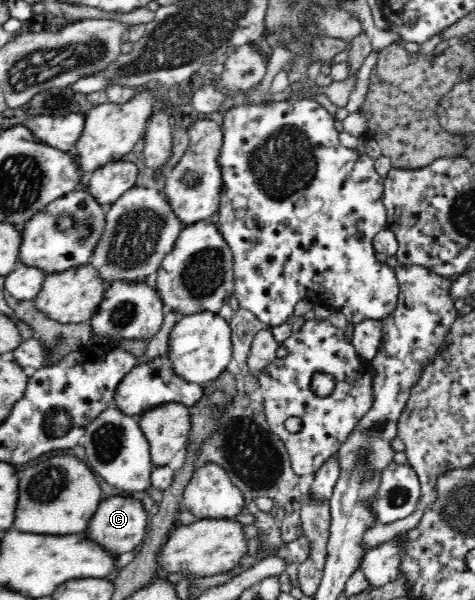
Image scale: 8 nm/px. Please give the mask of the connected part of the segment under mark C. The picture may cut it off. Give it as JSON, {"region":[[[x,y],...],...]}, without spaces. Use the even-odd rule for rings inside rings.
{"region":[[[129,494],[126,496],[113,495],[102,500],[92,519],[93,523],[89,523],[89,529],[85,529],[85,533],[93,535],[95,541],[105,543],[103,546],[113,552],[119,552],[119,555],[130,552],[141,545],[141,541],[145,539],[147,527],[149,527],[149,515],[143,500]]]}

